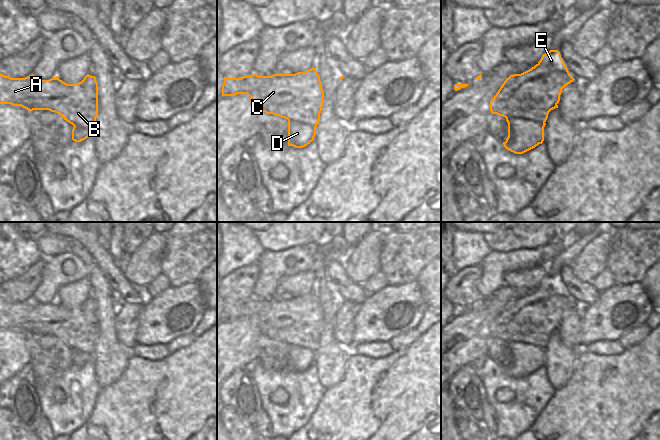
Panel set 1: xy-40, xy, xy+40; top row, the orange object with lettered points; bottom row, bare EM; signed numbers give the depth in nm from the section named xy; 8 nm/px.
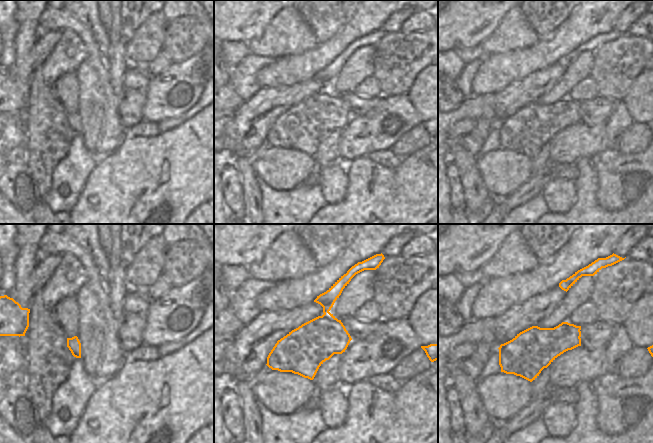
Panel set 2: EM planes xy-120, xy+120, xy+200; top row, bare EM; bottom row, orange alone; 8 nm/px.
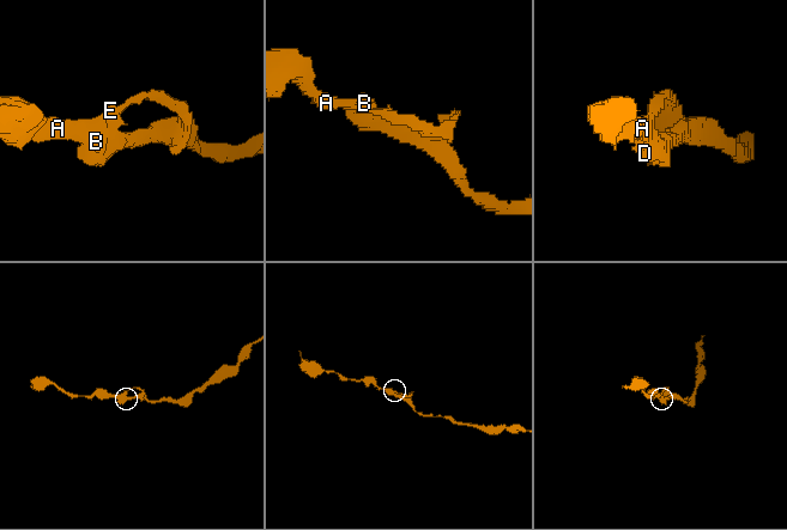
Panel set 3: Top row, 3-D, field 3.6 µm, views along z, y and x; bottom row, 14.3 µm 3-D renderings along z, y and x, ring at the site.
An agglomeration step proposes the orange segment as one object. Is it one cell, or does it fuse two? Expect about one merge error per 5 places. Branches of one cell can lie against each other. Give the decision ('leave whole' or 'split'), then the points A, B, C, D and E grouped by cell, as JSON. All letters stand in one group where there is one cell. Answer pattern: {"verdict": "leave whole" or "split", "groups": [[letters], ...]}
{"verdict": "leave whole", "groups": [["A", "B", "C", "D", "E"]]}

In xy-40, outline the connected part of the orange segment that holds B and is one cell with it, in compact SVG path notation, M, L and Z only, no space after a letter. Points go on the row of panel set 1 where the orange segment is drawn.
M0 73L0 104L21 106L30 112L49 110L59 114L72 124L72 140L81 142L92 136L92 129L98 115L98 83L95 76L87 74L77 84L67 84L57 76L49 80L35 78L32 74L25 78L11 78Z

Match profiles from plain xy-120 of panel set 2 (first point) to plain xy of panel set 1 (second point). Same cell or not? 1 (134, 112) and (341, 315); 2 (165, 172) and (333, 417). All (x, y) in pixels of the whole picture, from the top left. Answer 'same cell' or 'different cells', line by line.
1: same cell
2: same cell

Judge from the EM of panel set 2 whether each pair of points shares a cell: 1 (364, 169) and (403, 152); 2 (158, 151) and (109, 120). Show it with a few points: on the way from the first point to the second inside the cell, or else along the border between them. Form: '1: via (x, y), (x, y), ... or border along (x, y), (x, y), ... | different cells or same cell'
1: border along (411, 154), (401, 158) | different cells
2: border along (127, 134), (122, 142), (111, 152) | different cells

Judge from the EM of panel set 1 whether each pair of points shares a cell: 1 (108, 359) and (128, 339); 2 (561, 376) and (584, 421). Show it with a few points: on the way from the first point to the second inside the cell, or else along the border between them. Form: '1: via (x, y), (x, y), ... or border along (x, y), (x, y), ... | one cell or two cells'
1: border along (115, 322), (115, 336), (129, 350) | two cells
2: border along (576, 362), (571, 376), (556, 390) | two cells

